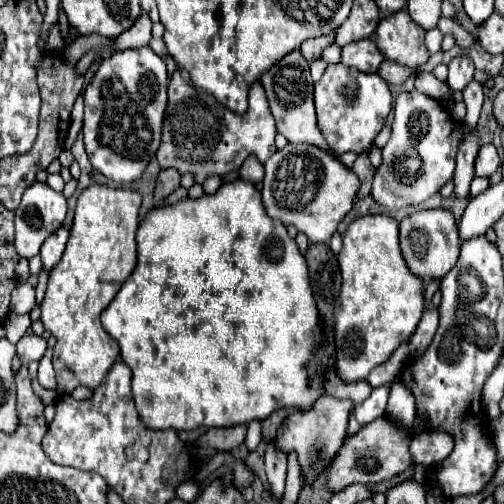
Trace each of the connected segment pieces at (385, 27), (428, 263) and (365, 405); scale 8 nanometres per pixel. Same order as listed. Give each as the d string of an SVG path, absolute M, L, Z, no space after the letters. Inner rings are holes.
M400 10L380 20L376 28L376 46L382 50L384 58L402 66L420 68L430 58L424 46L424 34L424 28L410 18L408 10Z
M440 208L422 210L412 216L406 216L400 222L400 248L402 248L402 256L406 260L406 266L410 268L410 272L414 276L418 276L424 282L444 278L444 274L448 274L448 270L452 270L452 266L456 264L458 252L460 252L460 238L458 238L458 228L456 228L454 216L448 210L440 210ZM414 232L424 234L426 242L420 244L416 238L412 238Z
M390 384L374 388L370 398L354 408L354 416L360 424L368 424L368 422L372 422L372 420L376 420L378 416L384 414L386 400L388 400L388 388L390 388Z

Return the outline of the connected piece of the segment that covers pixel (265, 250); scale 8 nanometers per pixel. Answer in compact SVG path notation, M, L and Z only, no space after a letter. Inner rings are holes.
M236 180L230 184L222 184L216 194L202 196L202 198L182 198L176 204L164 204L160 208L152 208L146 218L140 222L138 232L136 232L136 244L138 244L138 262L130 278L122 284L120 292L116 298L110 302L110 306L102 312L102 326L104 330L116 338L120 344L120 354L122 360L130 366L132 370L132 396L138 408L138 414L148 428L154 430L194 430L198 426L236 426L236 424L248 424L256 418L264 420L278 408L310 408L318 396L324 394L322 384L310 386L308 384L308 368L306 364L310 362L312 350L318 348L324 327L316 302L312 298L312 288L310 288L310 278L308 278L308 264L304 256L300 254L296 240L294 240L294 254L284 256L286 252L286 242L290 242L290 236L284 228L284 224L268 218L260 192L254 188L252 182L248 180ZM146 398L152 402L146 404Z

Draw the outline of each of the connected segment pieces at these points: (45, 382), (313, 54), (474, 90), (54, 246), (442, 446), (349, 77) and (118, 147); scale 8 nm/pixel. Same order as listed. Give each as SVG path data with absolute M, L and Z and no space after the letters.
M50 350L42 356L40 360L40 368L38 368L38 382L44 388L54 388L56 386L56 378L54 378L54 368L52 368L52 354Z
M334 34L318 36L318 38L312 38L312 40L302 42L300 52L304 54L304 58L308 58L310 62L314 62L314 60L320 56L320 52L322 52L322 50L324 50L328 44L332 44L332 42L334 42Z
M472 80L466 88L464 88L464 102L468 106L468 116L466 116L466 124L476 126L480 112L482 112L482 102L484 102L484 92L482 92L482 84L478 84L476 80Z
M60 226L50 238L44 240L40 256L42 256L42 264L46 270L52 270L56 266L56 262L62 258L62 252L66 248L66 240L70 236L70 228Z
M418 432L412 436L410 454L414 466L434 466L452 452L452 438L446 432Z
M334 64L324 70L314 90L314 102L318 114L318 128L336 156L348 150L358 154L368 150L392 110L392 94L382 76L358 72L342 64Z
M148 46L128 48L102 60L84 90L84 146L92 166L108 180L130 184L142 176L148 162L154 158L160 146L164 110L168 106L166 88L166 64Z

